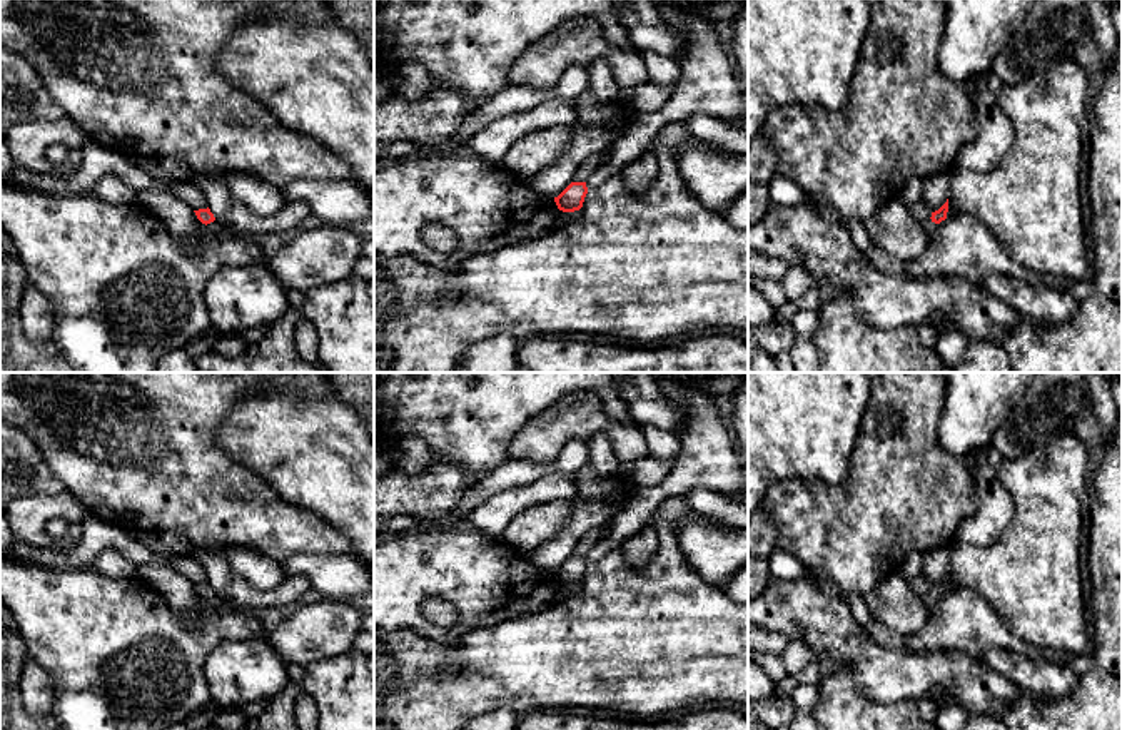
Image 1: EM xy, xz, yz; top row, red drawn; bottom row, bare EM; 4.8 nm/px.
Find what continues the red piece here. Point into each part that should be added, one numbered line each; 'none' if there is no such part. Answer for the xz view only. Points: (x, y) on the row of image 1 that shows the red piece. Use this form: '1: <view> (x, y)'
none

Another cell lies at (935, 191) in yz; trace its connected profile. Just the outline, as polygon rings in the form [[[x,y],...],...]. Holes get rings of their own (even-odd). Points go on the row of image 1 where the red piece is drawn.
[[[952,172],[938,174],[923,180],[923,199],[928,202],[930,210],[938,210],[948,199]]]

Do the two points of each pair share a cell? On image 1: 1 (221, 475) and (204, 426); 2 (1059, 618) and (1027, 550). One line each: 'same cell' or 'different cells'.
1: same cell
2: same cell

